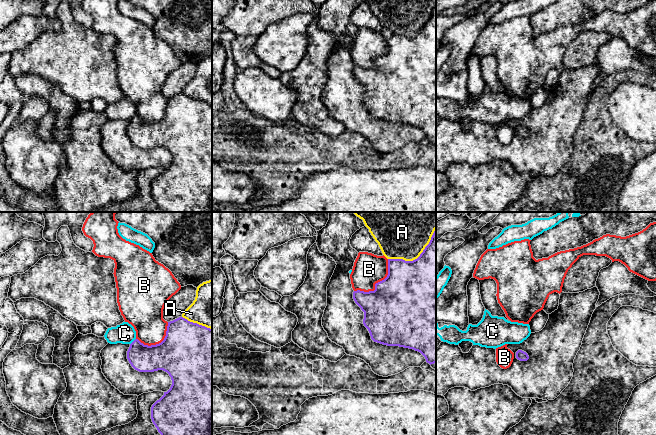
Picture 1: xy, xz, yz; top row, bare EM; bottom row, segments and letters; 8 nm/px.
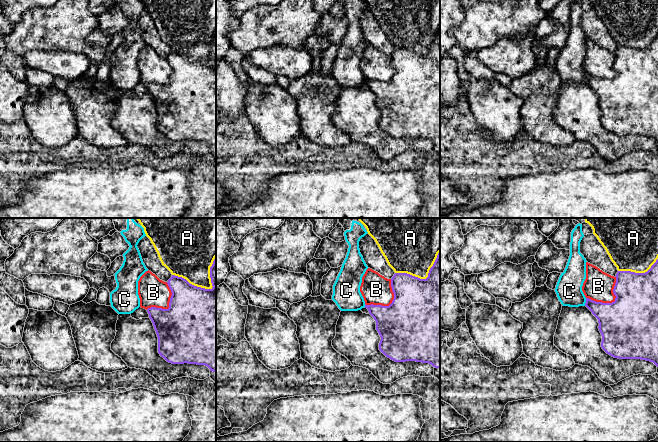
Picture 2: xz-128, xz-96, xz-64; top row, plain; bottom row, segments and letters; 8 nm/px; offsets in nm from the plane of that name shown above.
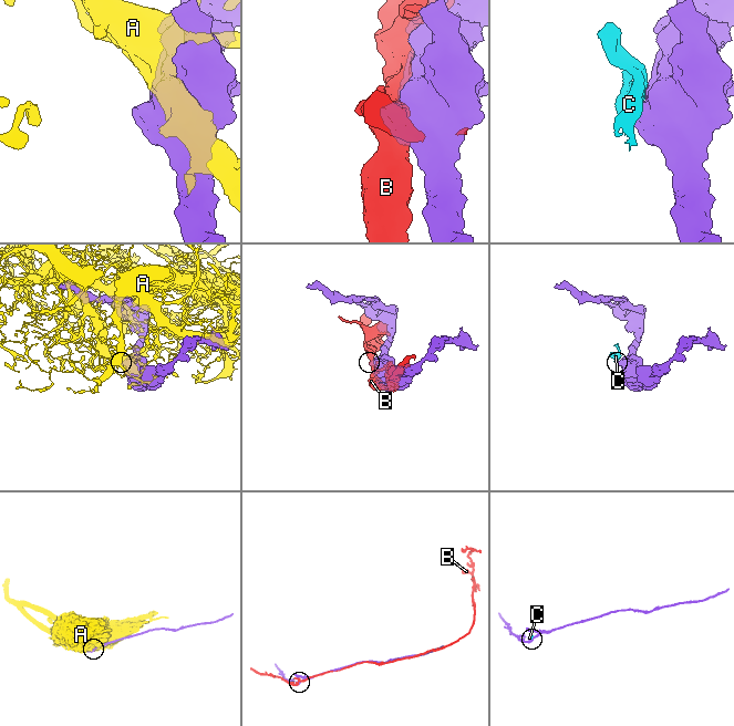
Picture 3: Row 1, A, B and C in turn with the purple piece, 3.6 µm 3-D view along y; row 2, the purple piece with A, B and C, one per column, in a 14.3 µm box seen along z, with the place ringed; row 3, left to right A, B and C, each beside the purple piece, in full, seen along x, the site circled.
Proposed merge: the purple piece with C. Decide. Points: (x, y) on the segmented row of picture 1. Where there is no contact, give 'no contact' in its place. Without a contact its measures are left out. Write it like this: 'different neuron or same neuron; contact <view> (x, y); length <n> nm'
different neuron; contact xy (133, 341); length 70 nm

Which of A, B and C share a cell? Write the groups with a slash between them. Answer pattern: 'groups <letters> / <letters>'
groups A / B / C

